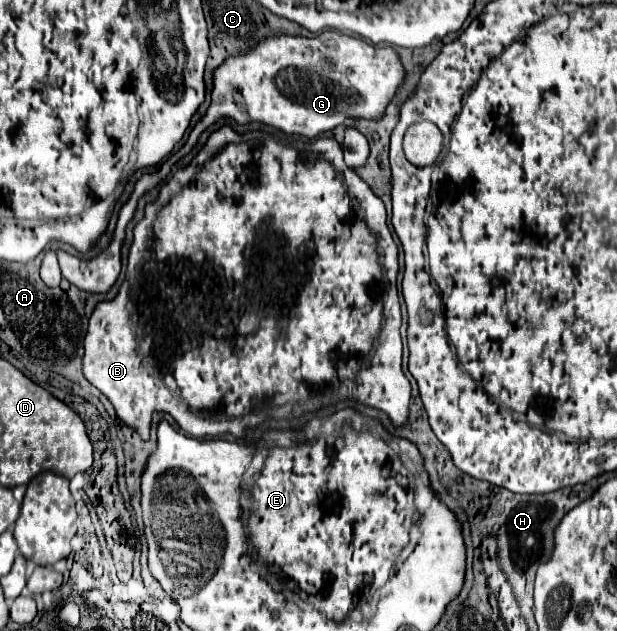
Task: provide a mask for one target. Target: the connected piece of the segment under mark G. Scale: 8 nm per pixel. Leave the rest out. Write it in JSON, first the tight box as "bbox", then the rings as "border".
{"bbox":[58,31,406,293],"border":[[[324,31],[318,37],[276,37],[276,39],[266,39],[264,43],[258,43],[258,47],[254,47],[252,51],[248,51],[248,55],[242,57],[234,57],[228,59],[224,65],[220,65],[214,71],[214,91],[212,91],[212,103],[204,115],[204,119],[192,129],[189,134],[188,141],[164,162],[164,165],[150,175],[142,175],[140,181],[136,183],[130,199],[124,203],[124,207],[120,209],[118,215],[118,223],[114,229],[114,239],[110,243],[110,247],[106,251],[102,251],[98,257],[94,257],[92,261],[82,261],[78,257],[72,257],[64,251],[58,251],[58,261],[60,261],[60,269],[62,269],[62,277],[68,279],[72,285],[76,285],[82,291],[88,293],[108,293],[112,289],[112,285],[116,283],[120,271],[122,271],[122,243],[124,243],[124,235],[126,235],[126,225],[134,219],[138,201],[144,193],[152,191],[168,173],[170,167],[176,164],[180,159],[186,156],[194,145],[198,143],[198,137],[210,127],[214,125],[218,119],[228,117],[234,119],[238,125],[246,125],[246,123],[264,123],[270,127],[276,127],[288,135],[304,135],[308,139],[332,131],[334,127],[342,125],[348,117],[354,119],[382,119],[386,113],[388,103],[392,101],[392,97],[396,95],[398,87],[404,83],[406,79],[406,69],[398,57],[398,53],[392,47],[376,47],[366,43],[364,39],[358,37],[350,37],[350,35],[342,35],[338,31]]]}

